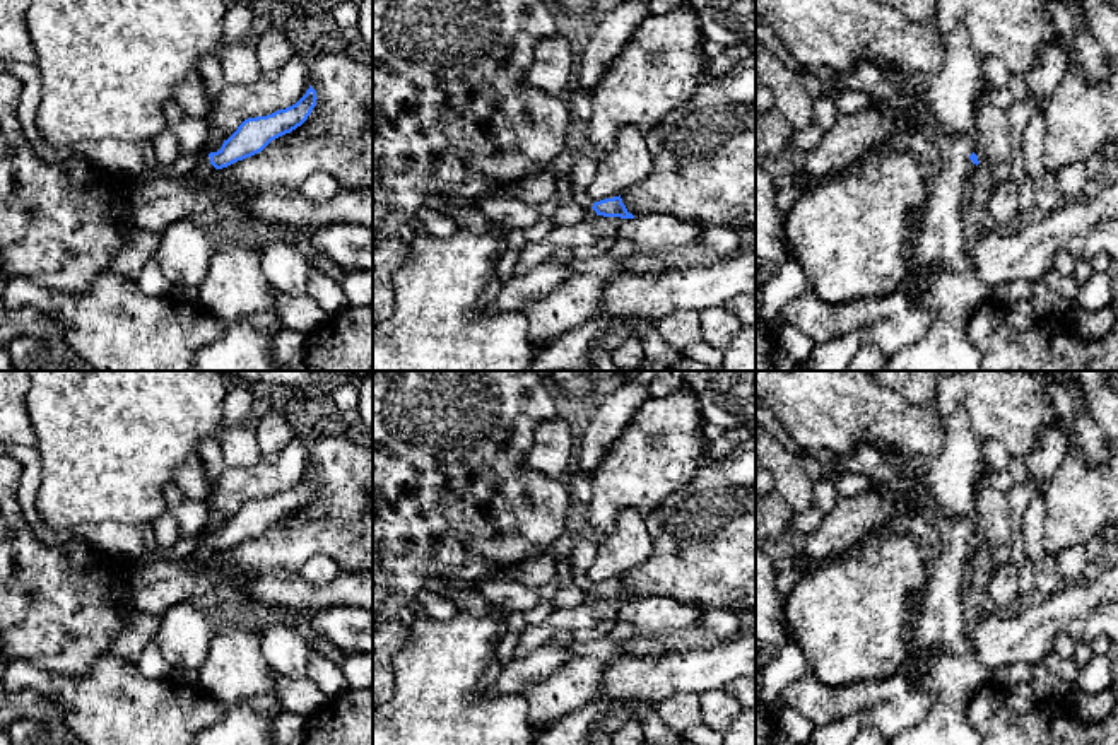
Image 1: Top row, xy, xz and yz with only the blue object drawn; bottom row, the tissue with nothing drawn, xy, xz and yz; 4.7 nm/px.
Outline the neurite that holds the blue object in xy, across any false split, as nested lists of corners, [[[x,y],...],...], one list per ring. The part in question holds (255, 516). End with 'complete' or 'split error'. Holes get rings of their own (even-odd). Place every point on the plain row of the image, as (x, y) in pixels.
[[[309,468],[296,487],[267,499],[244,502],[217,535],[198,535],[191,557],[197,562],[212,562],[217,552],[262,535],[272,523],[301,509],[316,489],[316,482],[316,473]]]; split error

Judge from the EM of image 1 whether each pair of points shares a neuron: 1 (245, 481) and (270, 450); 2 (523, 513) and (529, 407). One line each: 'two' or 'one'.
1: two
2: one

